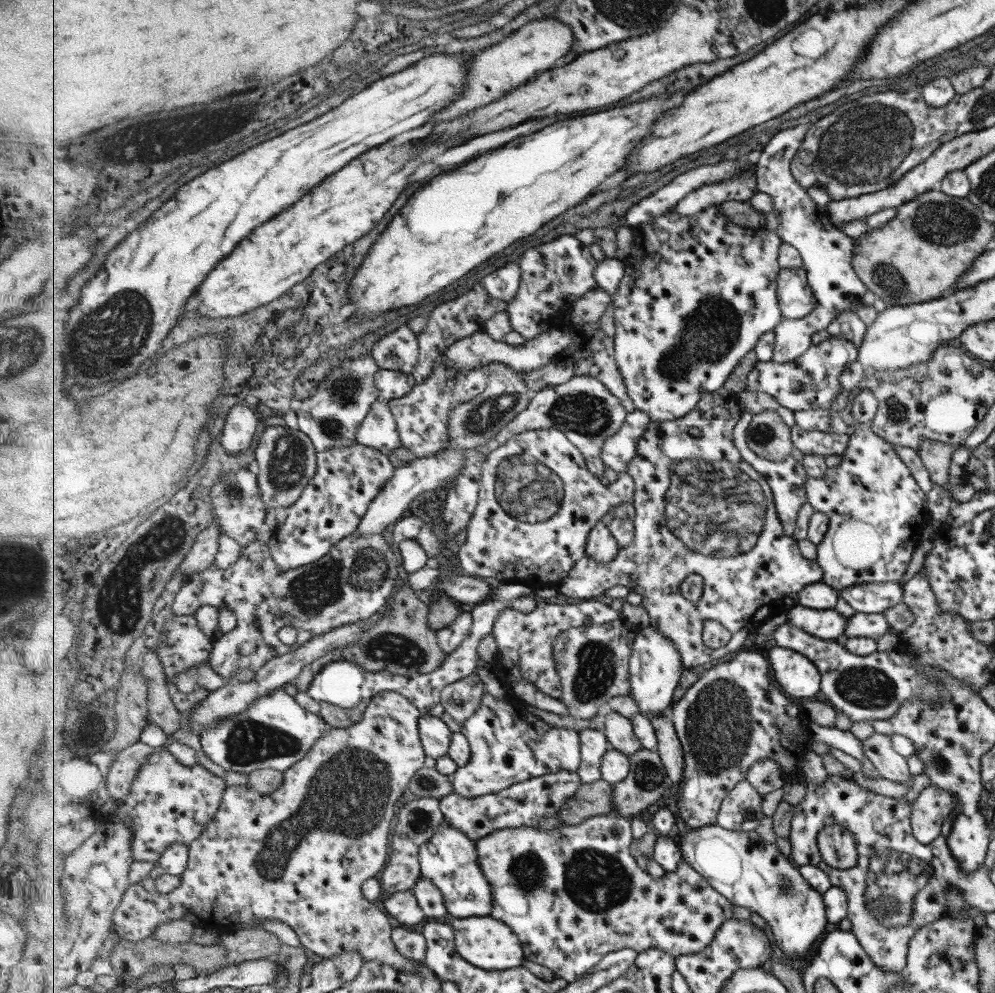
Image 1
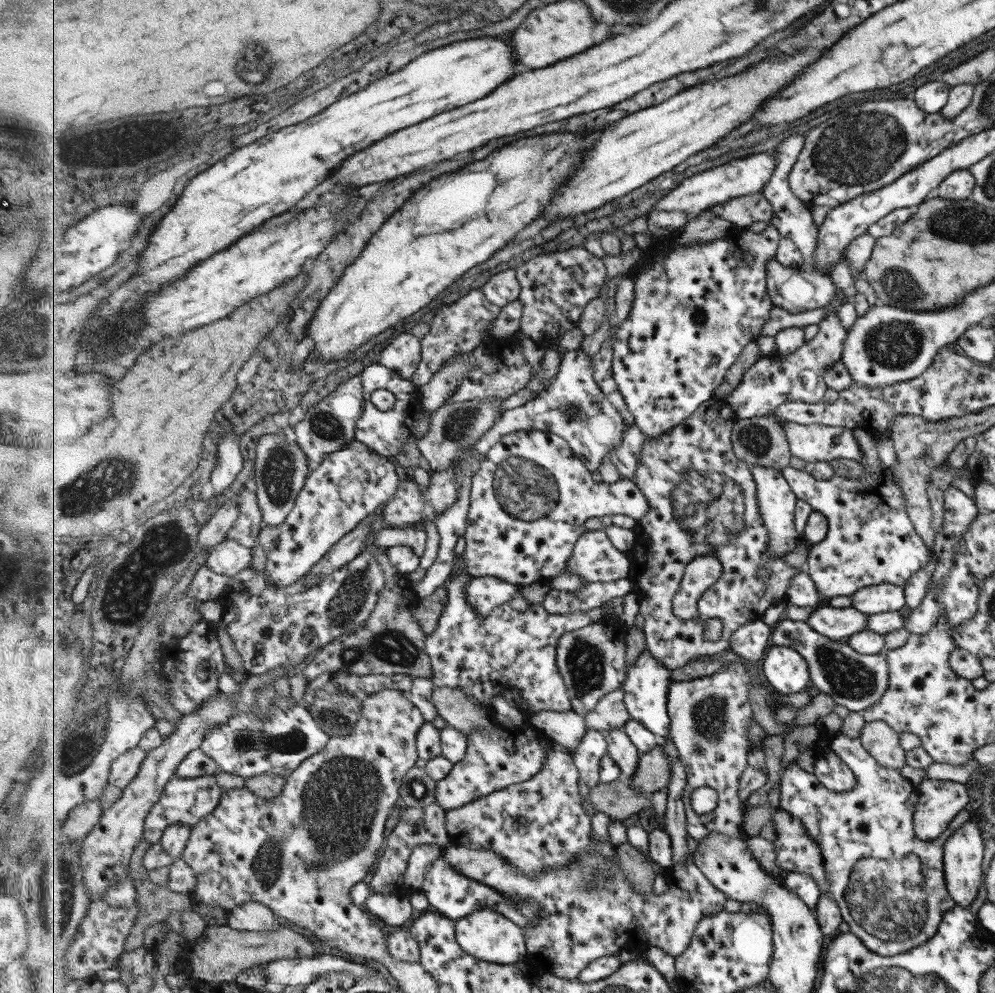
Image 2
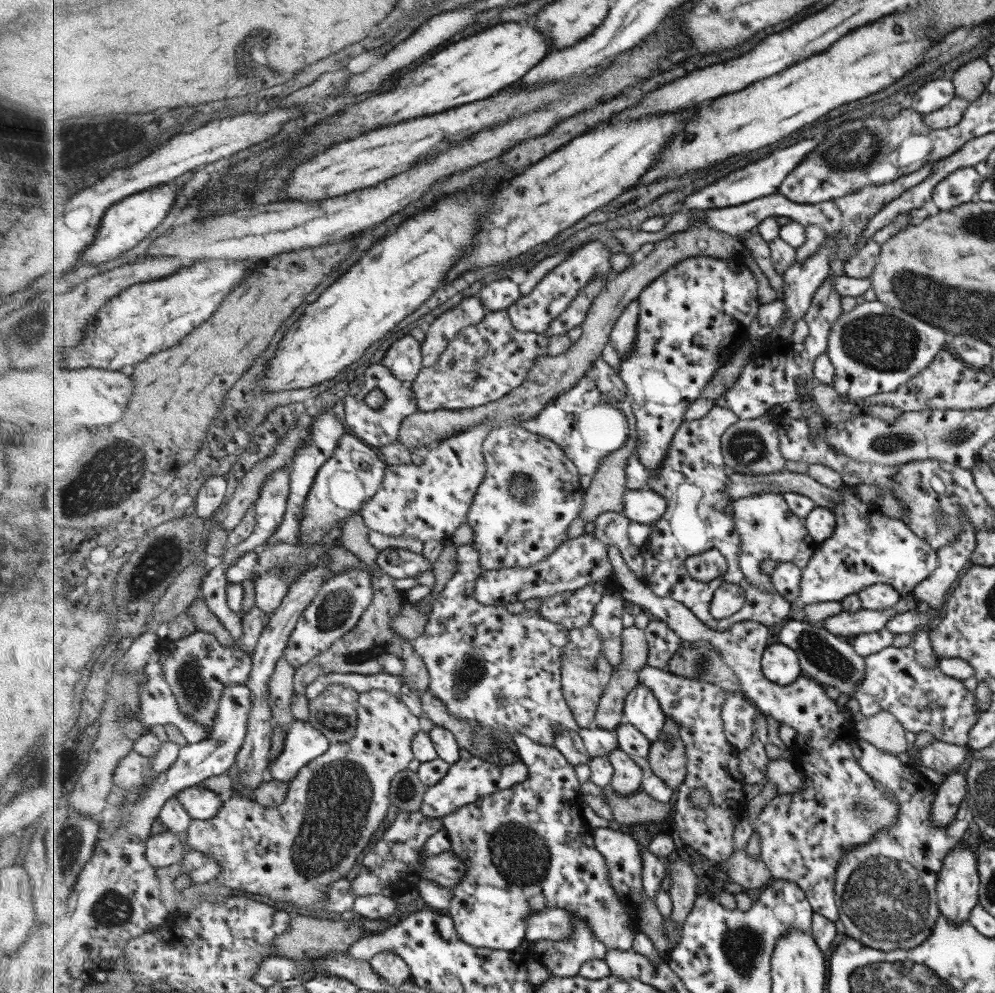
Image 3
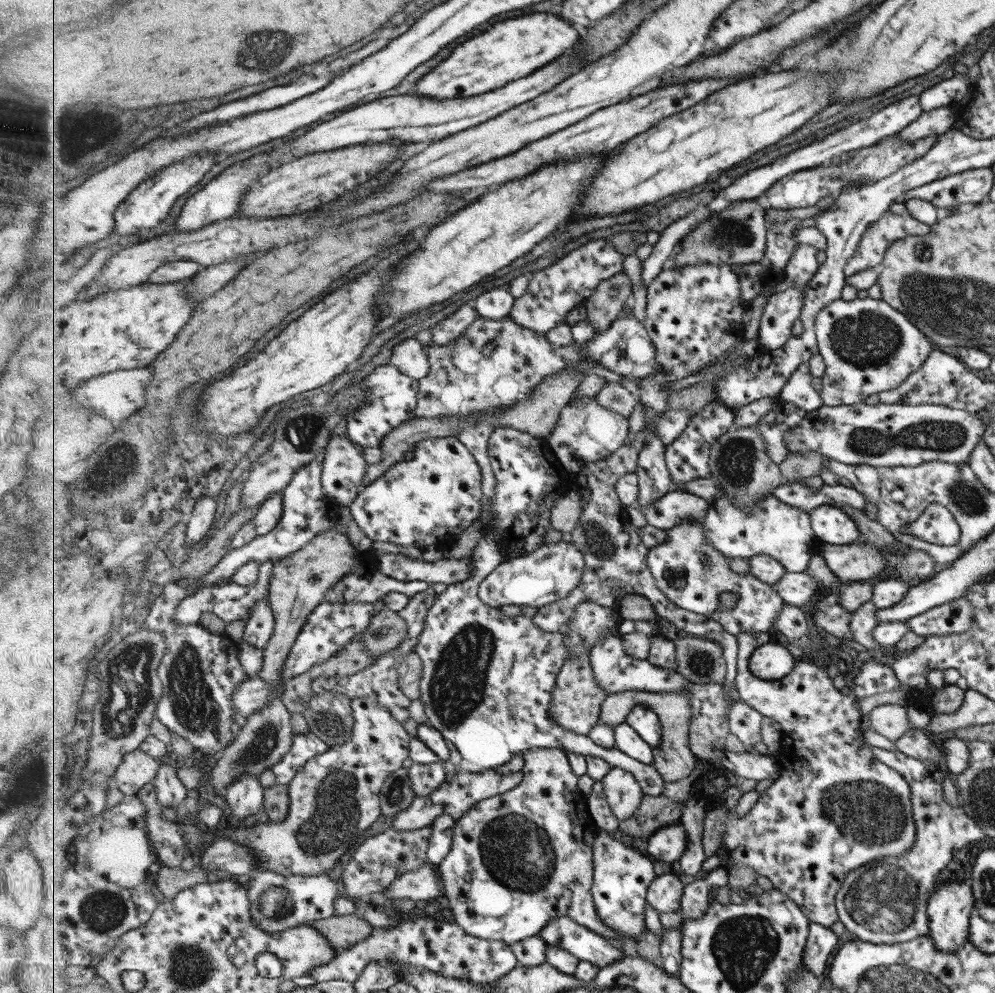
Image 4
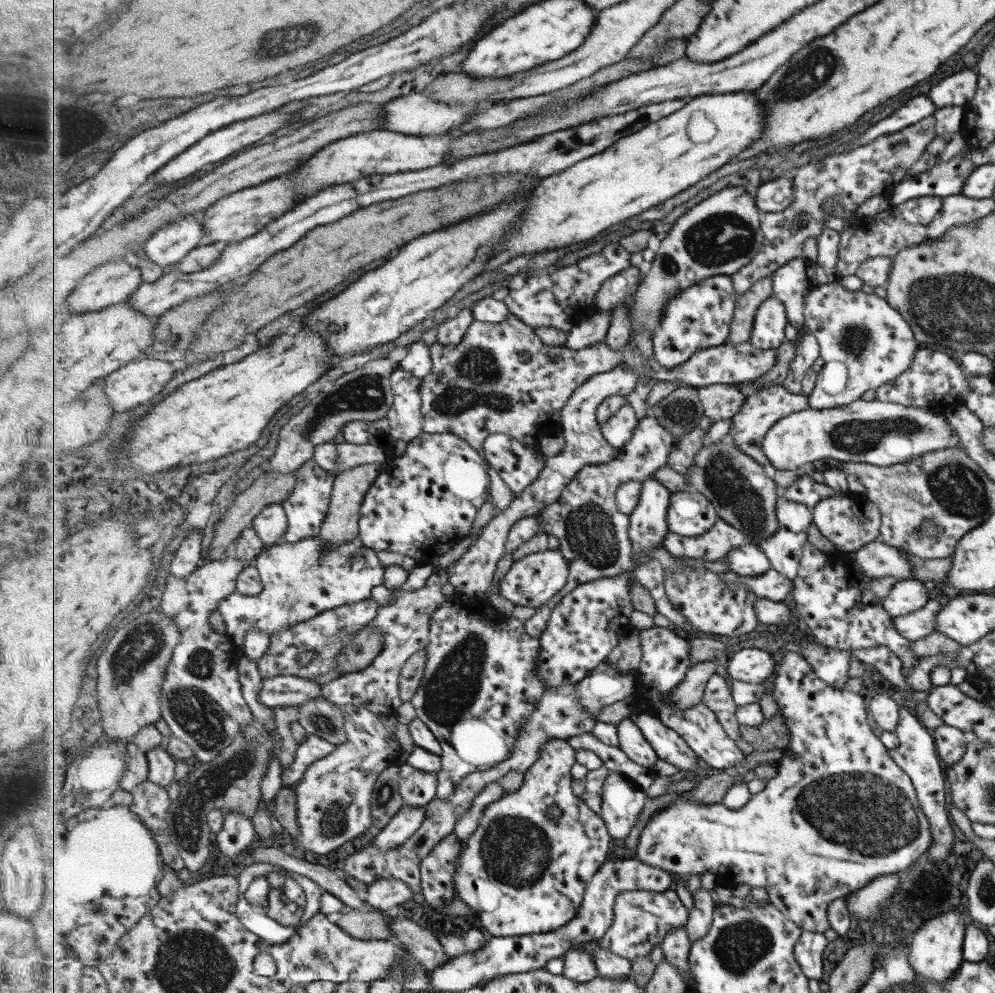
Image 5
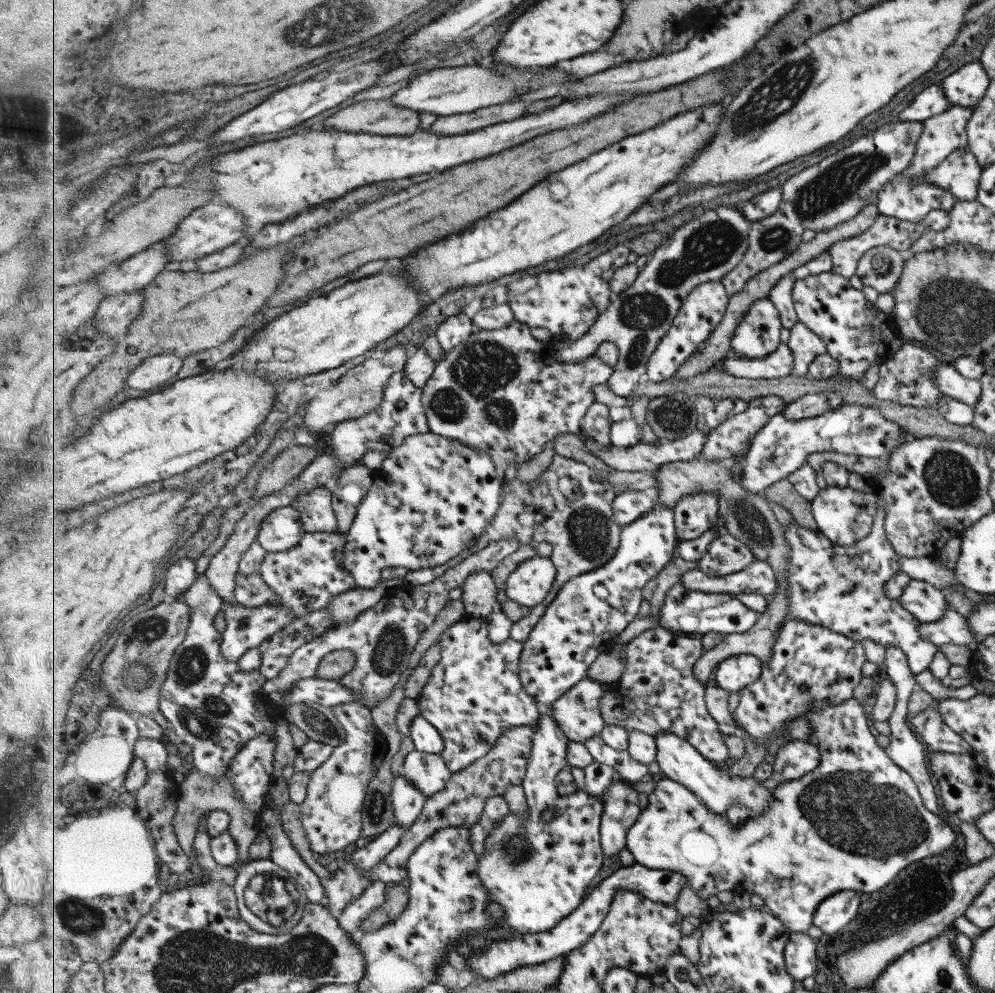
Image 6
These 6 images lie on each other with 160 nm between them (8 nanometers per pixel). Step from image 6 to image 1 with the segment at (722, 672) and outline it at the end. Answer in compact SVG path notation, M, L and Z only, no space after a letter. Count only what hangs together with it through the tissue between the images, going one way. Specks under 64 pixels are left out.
M779 646L767 653L775 678L787 694L806 701L819 692L819 672L807 655Z

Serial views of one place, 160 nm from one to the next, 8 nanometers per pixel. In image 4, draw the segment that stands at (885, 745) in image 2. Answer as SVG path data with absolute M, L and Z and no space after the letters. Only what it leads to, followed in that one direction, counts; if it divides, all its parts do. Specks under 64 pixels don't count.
M881 704L873 707L865 723L871 730L875 730L877 734L892 742L911 728L905 708L896 704Z

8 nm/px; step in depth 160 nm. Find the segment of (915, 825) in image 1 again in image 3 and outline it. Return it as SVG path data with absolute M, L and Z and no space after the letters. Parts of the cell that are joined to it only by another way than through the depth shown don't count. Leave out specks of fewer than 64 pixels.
M955 772L946 774L943 784L933 786L935 798L930 810L930 819L934 827L943 828L954 819L958 804L964 798L964 785L963 774Z

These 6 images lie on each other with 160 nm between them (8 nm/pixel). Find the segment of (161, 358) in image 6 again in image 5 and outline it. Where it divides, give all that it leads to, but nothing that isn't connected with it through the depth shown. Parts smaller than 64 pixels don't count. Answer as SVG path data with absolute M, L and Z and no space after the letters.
M141 358L141 360L133 361L107 376L104 381L104 389L112 400L114 410L127 412L131 408L140 408L141 404L147 406L151 398L155 398L171 382L173 374L175 374L175 370L173 370L171 362L154 358Z

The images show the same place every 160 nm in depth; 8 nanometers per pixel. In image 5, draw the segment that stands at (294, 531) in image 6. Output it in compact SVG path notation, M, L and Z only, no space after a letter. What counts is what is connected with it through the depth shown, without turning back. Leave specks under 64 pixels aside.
M281 503L267 506L254 520L253 528L266 544L283 541L287 533L288 516Z

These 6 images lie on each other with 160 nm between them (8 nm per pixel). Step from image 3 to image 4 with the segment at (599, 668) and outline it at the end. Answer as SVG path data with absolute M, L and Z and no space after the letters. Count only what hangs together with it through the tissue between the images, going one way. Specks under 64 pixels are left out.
M588 651L567 659L559 673L558 682L554 685L550 706L550 714L554 722L567 730L583 735L588 735L594 726L600 724L602 704L608 697L596 681L594 670L591 668L590 654L591 651Z

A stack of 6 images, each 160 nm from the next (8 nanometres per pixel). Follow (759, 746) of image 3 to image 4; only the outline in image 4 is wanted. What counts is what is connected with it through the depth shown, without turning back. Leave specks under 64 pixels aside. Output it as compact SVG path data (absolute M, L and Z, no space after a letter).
M738 698L729 711L729 715L731 732L741 740L746 752L759 753L754 746L761 742L761 722L764 716Z

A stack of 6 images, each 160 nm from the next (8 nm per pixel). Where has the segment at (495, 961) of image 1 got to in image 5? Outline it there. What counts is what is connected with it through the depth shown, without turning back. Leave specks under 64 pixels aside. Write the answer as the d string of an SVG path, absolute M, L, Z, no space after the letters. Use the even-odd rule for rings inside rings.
M554 738L551 740L542 740L539 747L540 757L537 762L524 774L523 787L513 794L506 794L501 800L494 802L490 808L483 811L483 816L480 818L480 827L475 832L474 836L467 840L462 840L462 854L458 861L458 870L456 870L456 887L458 888L458 896L470 908L476 912L473 915L479 917L482 926L486 928L489 935L493 937L506 937L506 936L523 936L532 934L548 933L557 929L561 929L569 924L577 916L578 908L584 901L587 885L590 880L598 873L607 862L609 856L609 844L611 838L609 829L607 828L605 819L599 813L590 809L586 800L579 797L574 793L574 778L572 769L575 763L578 762L576 758L577 751L574 746L566 739ZM551 804L557 805L561 809L561 816L557 821L551 821L547 817L547 810Z

